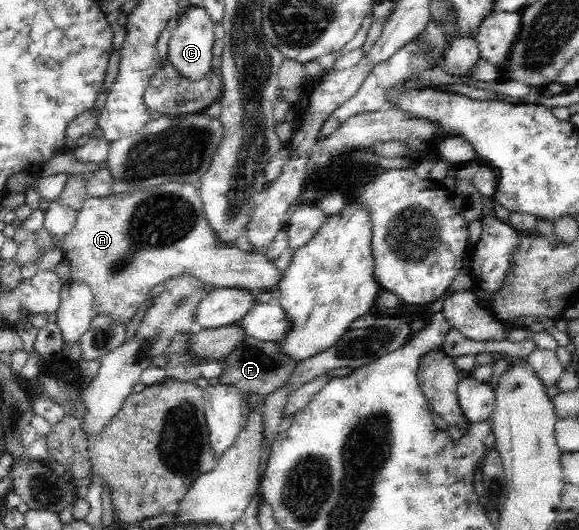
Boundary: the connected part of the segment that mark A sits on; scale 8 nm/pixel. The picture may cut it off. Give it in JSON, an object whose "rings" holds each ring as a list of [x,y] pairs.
{"rings":[[[175,181],[155,188],[140,188],[124,195],[91,197],[82,203],[74,227],[64,237],[61,252],[70,261],[71,279],[87,283],[92,290],[93,315],[111,315],[121,321],[134,317],[138,307],[149,297],[150,290],[166,280],[188,275],[215,288],[240,288],[256,293],[267,288],[274,300],[279,297],[279,281],[283,274],[274,261],[264,254],[242,251],[230,242],[222,242],[204,214],[199,190],[190,183]]]}

